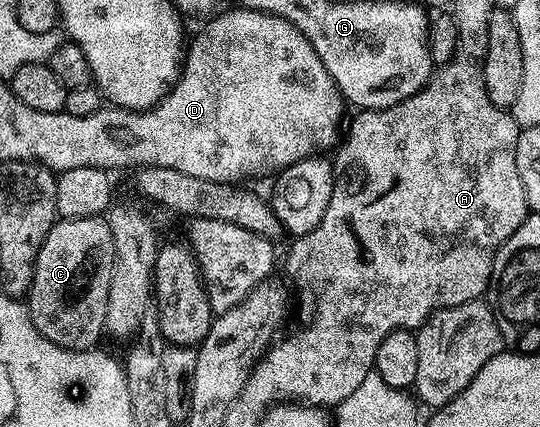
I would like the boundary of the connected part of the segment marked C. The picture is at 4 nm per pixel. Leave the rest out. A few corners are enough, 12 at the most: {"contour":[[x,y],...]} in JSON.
{"contour":[[57,220],[26,304],[64,349],[105,332],[107,220]]}

